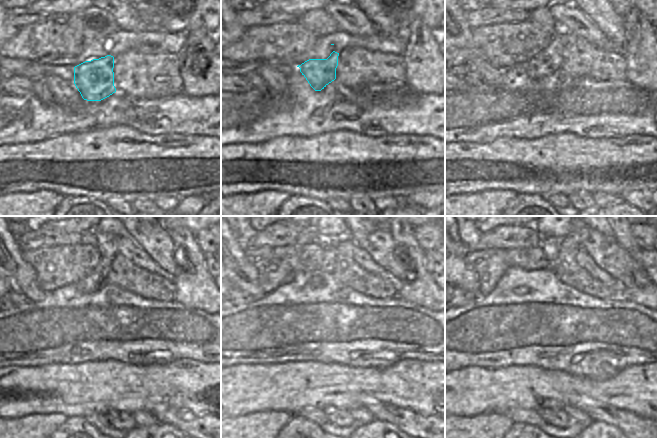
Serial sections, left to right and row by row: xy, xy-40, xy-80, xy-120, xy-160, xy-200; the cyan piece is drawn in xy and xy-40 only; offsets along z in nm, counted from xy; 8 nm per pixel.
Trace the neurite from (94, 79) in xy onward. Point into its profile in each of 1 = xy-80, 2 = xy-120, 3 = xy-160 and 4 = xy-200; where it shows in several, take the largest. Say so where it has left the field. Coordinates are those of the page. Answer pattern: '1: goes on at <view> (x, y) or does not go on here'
1: goes on at xy-80 (544, 63)
2: goes on at xy-120 (93, 282)
3: goes on at xy-160 (329, 260)
4: goes on at xy-200 (550, 246)

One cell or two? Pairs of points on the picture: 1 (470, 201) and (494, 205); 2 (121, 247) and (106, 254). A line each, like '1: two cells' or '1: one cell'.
1: one cell
2: two cells

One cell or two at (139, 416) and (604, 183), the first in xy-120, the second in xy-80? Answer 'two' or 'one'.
two

